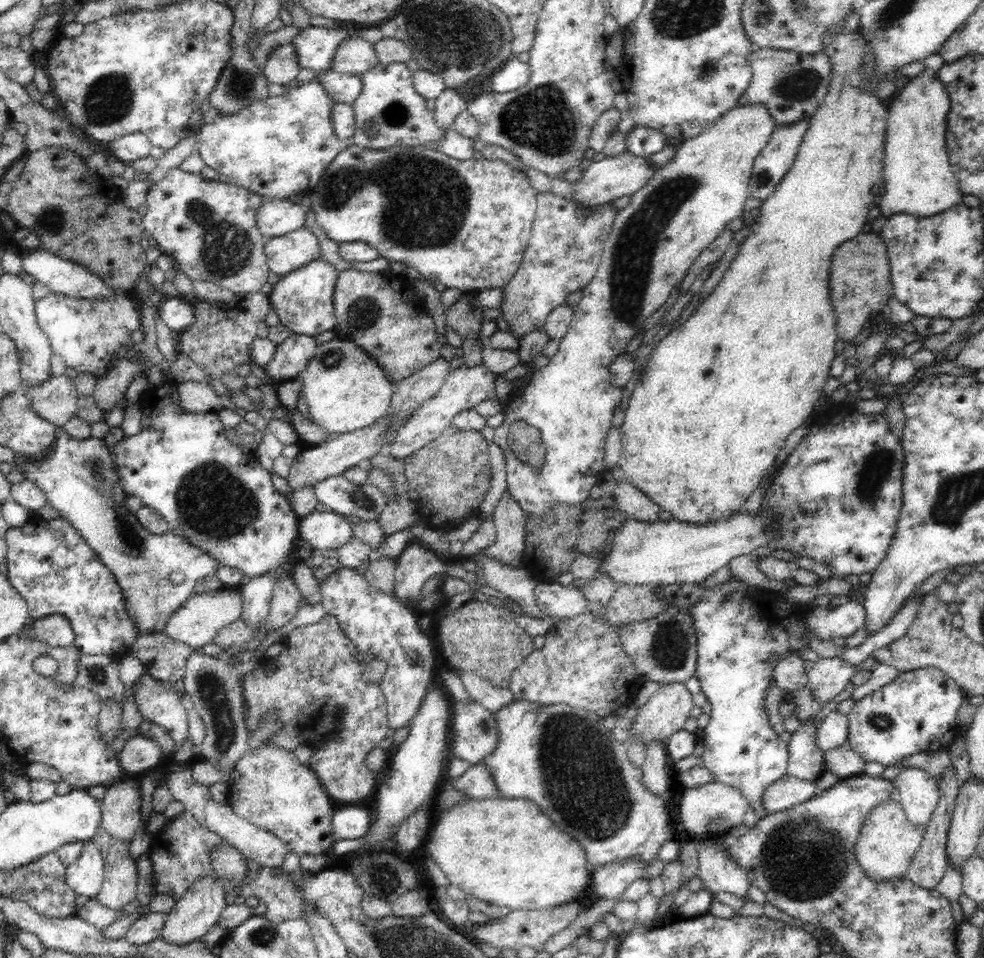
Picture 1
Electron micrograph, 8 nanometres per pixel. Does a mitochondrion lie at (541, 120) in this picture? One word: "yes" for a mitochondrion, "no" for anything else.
yes

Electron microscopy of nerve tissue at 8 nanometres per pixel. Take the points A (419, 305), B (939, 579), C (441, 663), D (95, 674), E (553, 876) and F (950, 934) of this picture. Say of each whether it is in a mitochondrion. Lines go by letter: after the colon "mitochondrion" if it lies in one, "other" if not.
A: other
B: other
C: other
D: mitochondrion
E: other
F: other

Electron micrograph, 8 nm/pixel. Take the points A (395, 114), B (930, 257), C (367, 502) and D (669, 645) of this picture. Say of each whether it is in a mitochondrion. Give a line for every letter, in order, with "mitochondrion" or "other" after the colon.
A: mitochondrion
B: other
C: mitochondrion
D: mitochondrion

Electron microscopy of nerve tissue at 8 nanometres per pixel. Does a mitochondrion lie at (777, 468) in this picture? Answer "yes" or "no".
no

